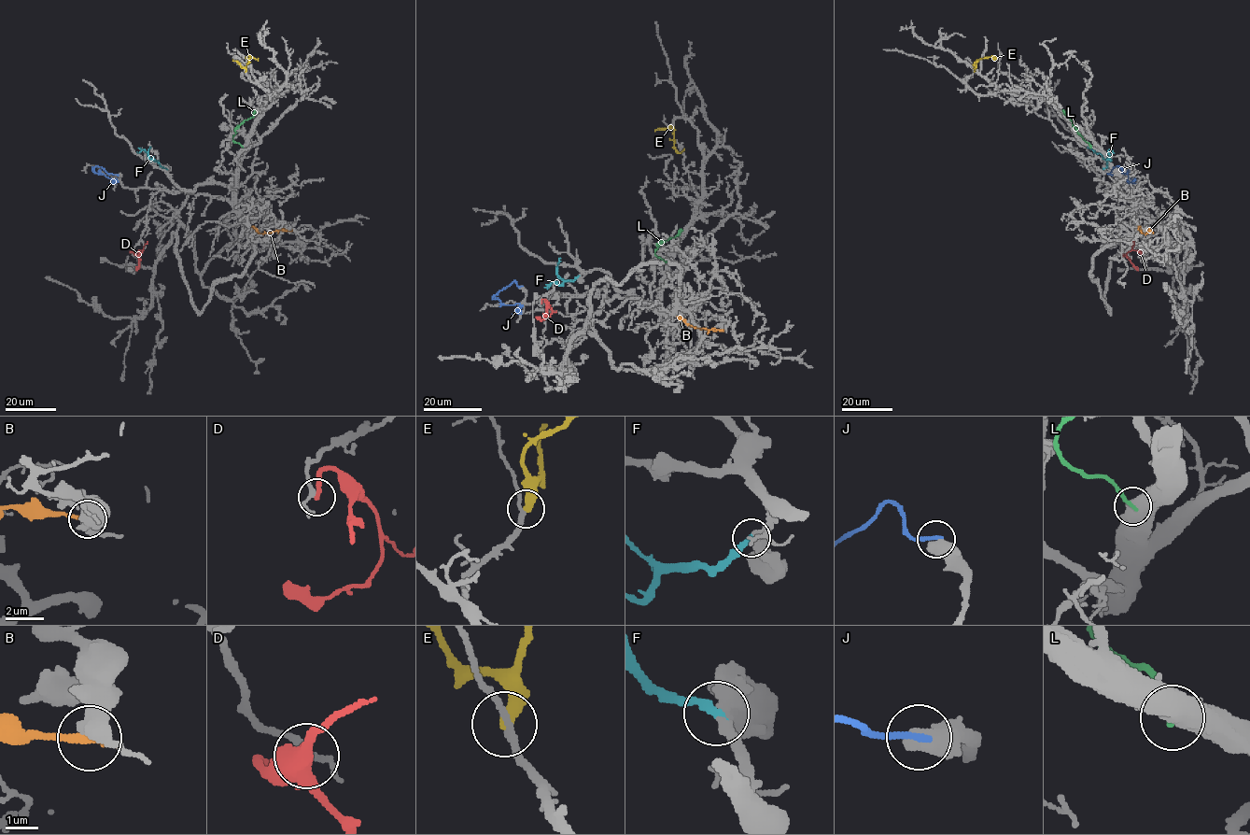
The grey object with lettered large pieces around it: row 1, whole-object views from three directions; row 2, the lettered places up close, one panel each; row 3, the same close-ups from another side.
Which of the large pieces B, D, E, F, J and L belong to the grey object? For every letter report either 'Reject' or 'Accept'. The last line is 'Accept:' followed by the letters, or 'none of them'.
B: Reject
D: Reject
E: Accept
F: Accept
J: Reject
L: Reject
Accept: E, F

